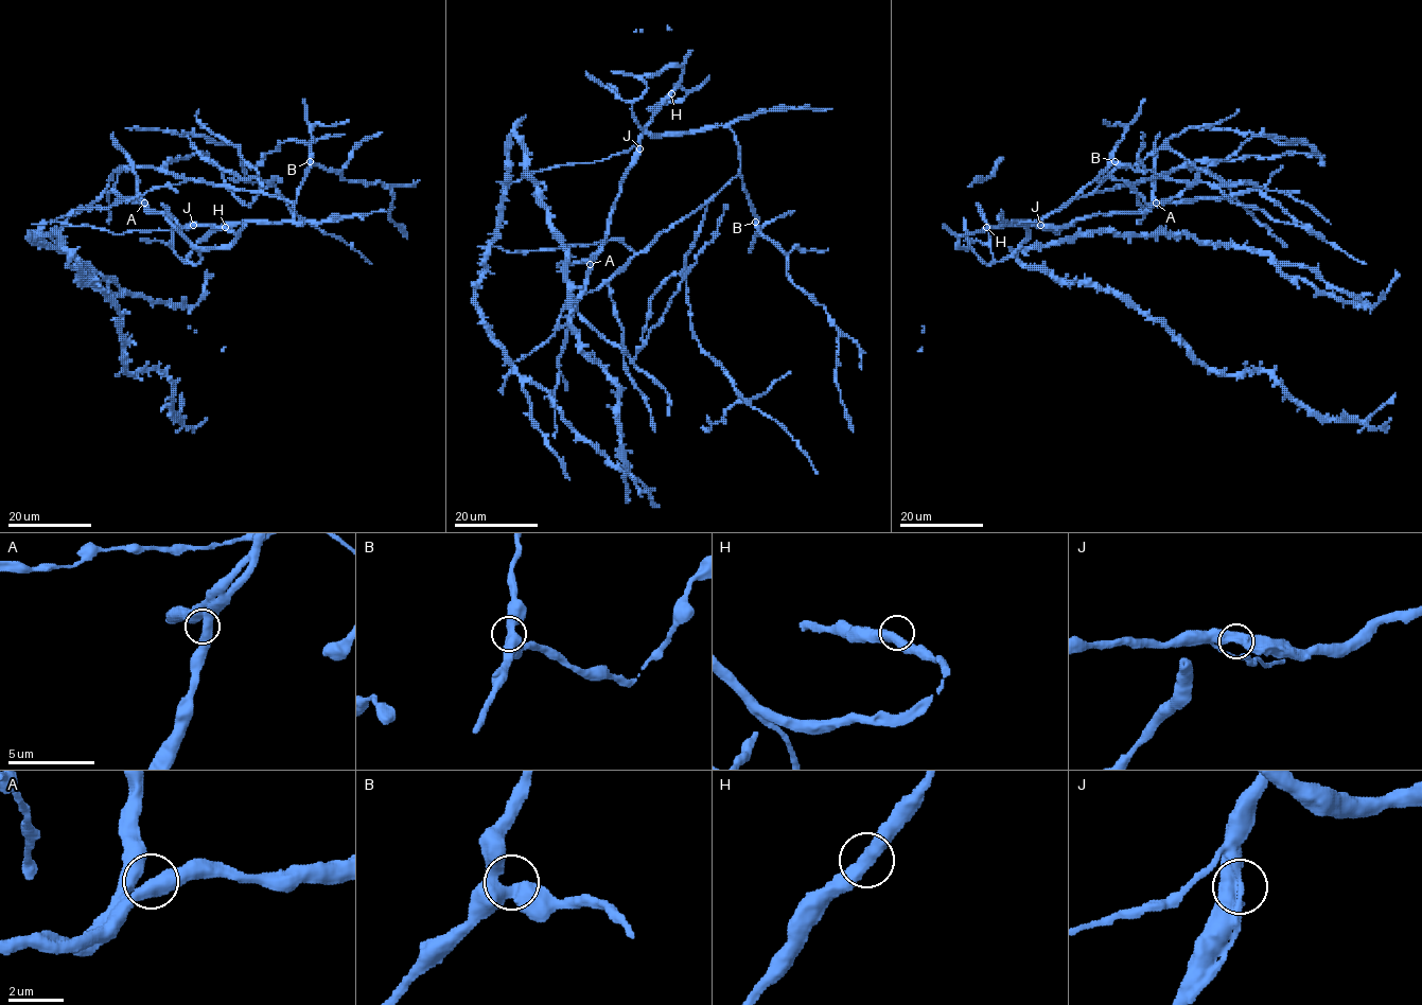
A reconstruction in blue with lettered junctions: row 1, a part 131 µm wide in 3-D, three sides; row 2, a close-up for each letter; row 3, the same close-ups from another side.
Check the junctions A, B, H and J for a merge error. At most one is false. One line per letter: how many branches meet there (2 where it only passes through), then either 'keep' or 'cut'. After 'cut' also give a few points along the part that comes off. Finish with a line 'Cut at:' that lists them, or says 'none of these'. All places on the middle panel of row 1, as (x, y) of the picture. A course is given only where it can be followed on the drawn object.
A: branches 2; keep
B: branches 2; keep
H: branches 2; keep
J: branches 2; cut; course (639, 147), (635, 143), (601, 160), (530, 172), (514, 182), (496, 181)
Cut at: J

